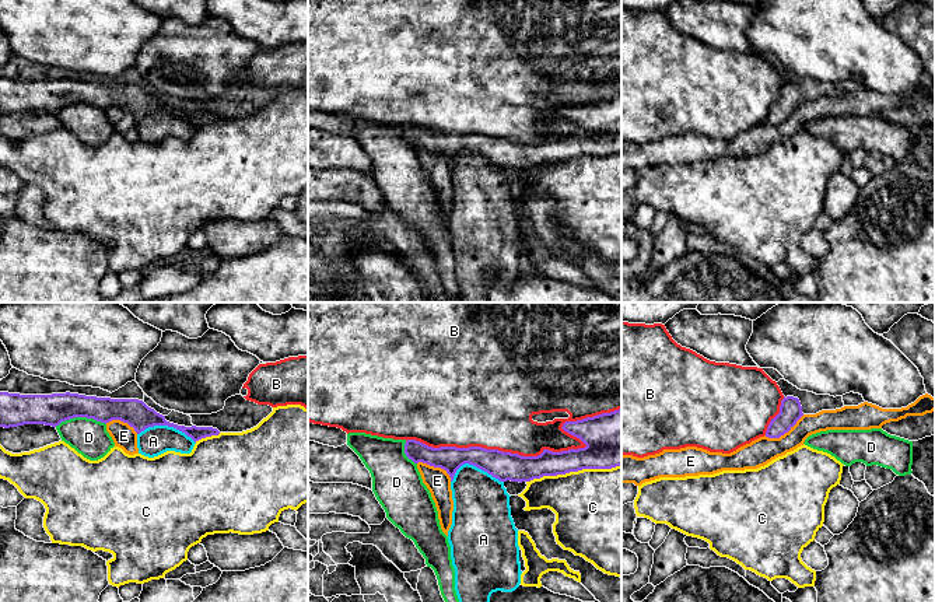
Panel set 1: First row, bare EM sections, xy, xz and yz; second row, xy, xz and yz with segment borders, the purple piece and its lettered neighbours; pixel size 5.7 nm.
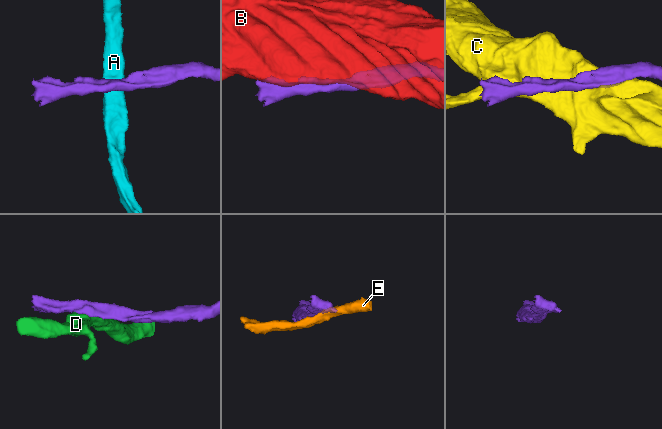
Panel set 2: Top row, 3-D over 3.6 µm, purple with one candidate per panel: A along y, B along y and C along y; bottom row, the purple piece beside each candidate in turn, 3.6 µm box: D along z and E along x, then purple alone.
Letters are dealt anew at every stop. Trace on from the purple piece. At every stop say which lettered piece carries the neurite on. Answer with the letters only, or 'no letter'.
no letter

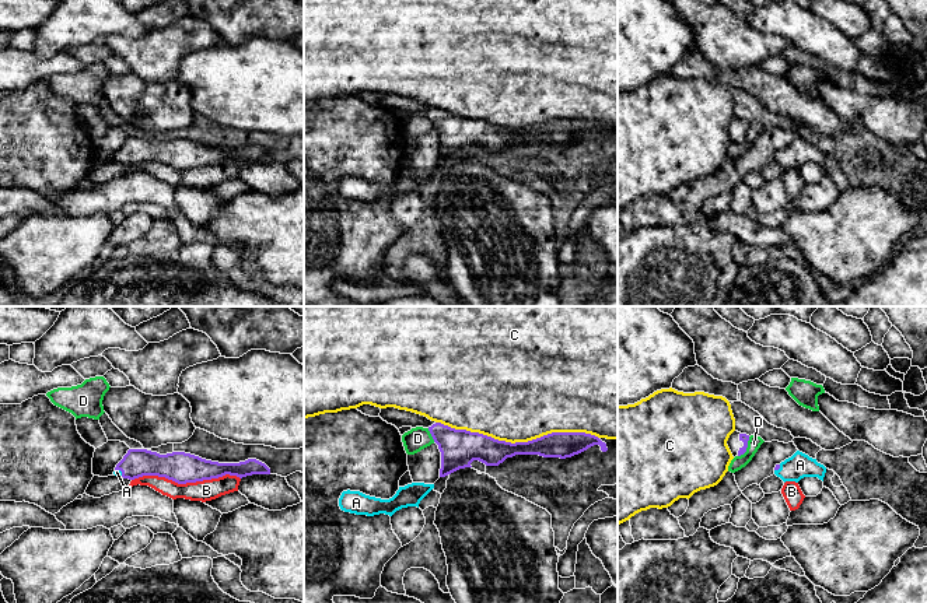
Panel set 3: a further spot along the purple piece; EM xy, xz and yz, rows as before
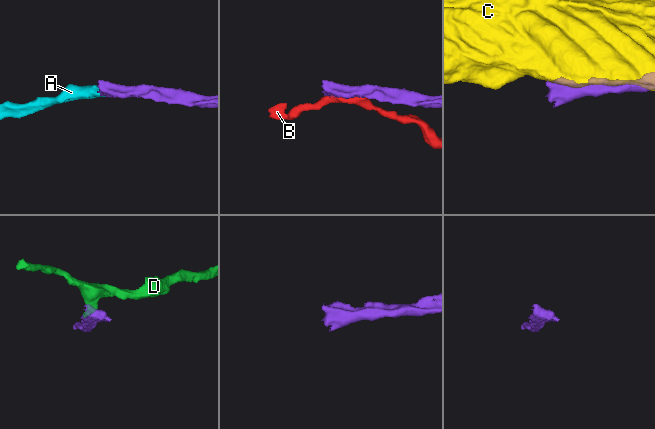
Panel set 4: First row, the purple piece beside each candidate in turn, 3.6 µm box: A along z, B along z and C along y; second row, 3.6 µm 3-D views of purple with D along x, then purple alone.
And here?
A

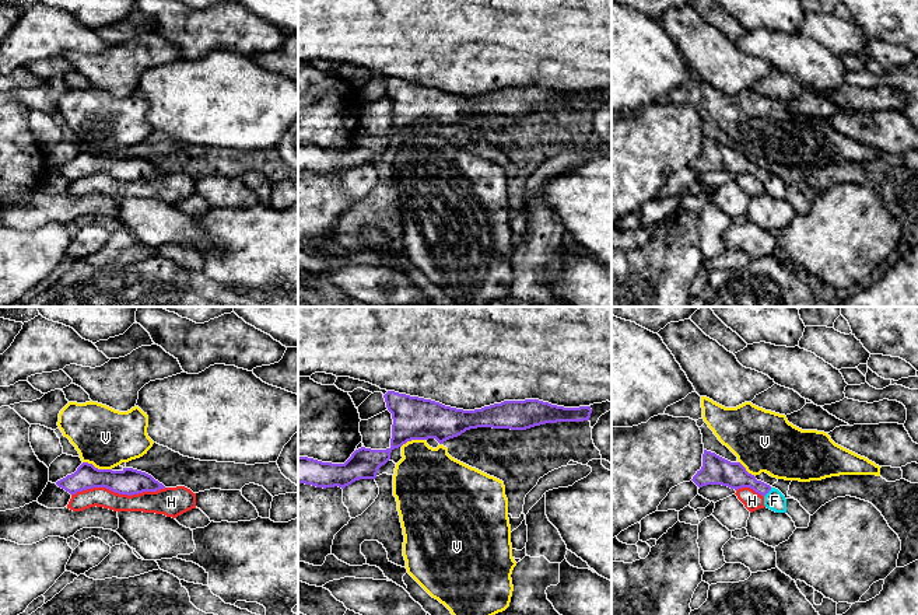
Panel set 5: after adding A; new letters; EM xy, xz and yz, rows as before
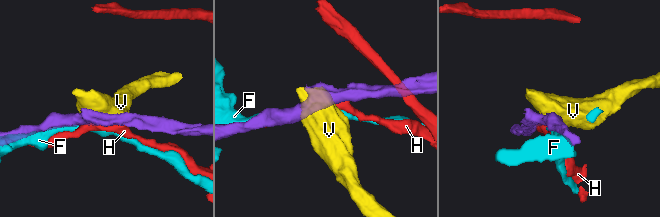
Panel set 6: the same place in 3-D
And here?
no letter

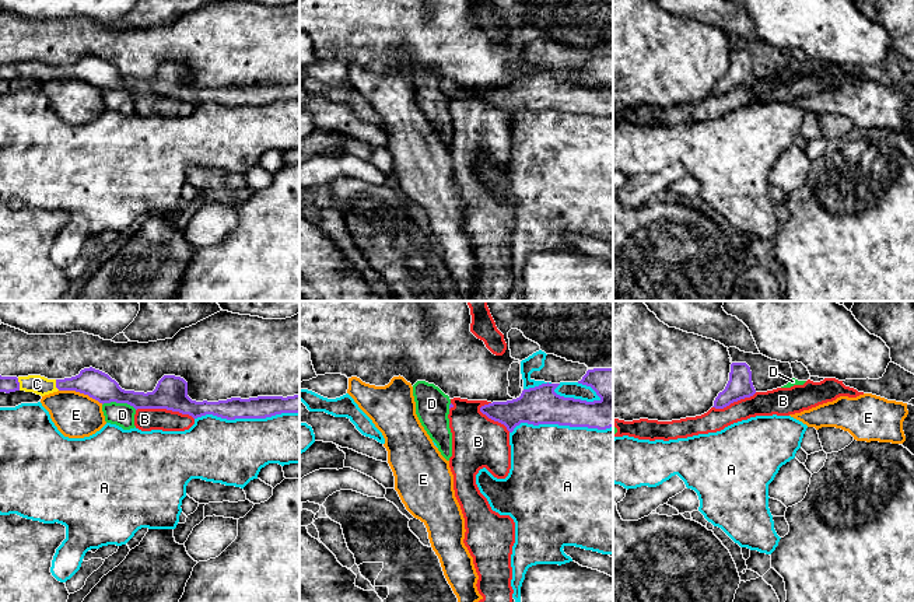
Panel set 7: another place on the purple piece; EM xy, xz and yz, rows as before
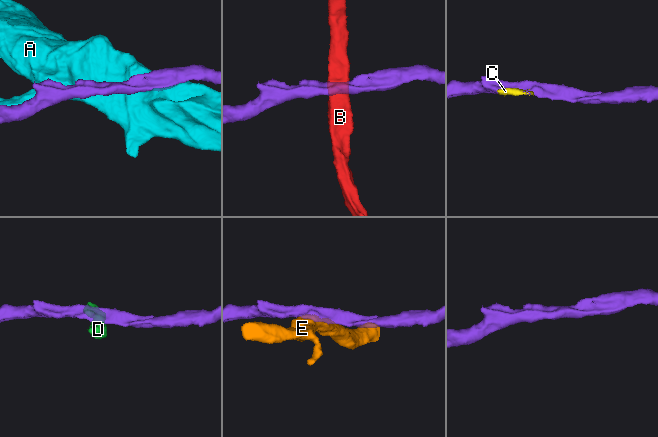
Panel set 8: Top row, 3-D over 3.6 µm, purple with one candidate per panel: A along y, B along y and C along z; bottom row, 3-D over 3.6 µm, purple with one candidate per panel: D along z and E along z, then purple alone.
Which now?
C

